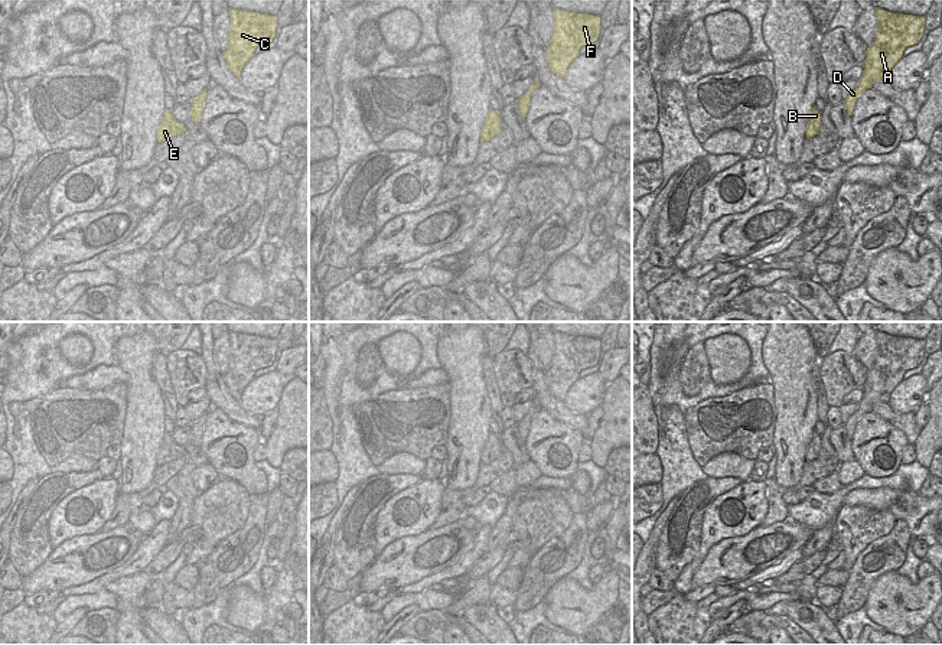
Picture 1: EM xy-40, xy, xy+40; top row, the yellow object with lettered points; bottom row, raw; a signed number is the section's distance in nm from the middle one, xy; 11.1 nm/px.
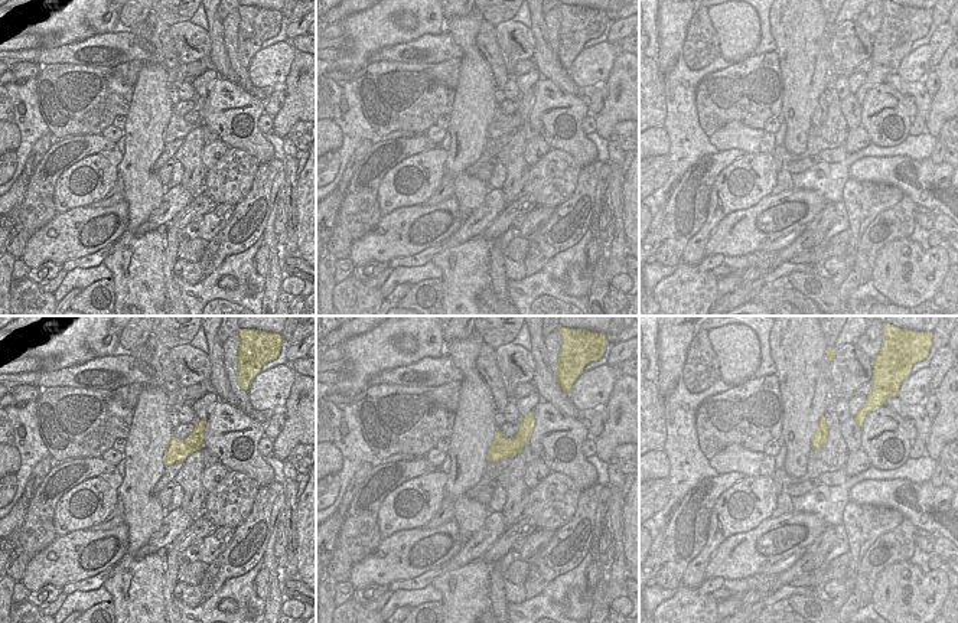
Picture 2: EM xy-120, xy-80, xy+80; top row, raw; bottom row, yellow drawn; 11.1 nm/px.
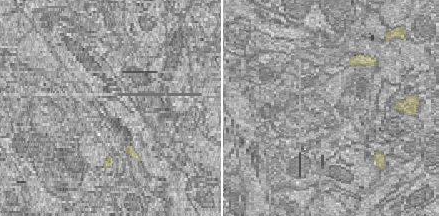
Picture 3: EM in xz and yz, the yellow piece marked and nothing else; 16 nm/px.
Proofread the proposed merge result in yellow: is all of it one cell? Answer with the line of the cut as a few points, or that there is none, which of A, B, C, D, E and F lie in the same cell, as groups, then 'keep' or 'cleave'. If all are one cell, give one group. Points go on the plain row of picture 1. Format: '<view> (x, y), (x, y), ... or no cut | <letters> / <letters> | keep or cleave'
no cut | A B C D E F | keep

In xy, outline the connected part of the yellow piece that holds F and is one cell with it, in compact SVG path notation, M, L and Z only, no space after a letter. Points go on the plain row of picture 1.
M553 332L554 355L545 378L551 394L564 401L568 388L580 378L583 369L597 364L600 339Z

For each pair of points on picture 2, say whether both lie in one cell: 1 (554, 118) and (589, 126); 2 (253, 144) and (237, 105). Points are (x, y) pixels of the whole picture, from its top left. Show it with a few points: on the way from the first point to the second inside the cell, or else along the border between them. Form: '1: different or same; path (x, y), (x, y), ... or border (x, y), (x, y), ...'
1: different; border (589, 113), (582, 121), (585, 134)
2: same; path (253, 131), (254, 117), (250, 103)

